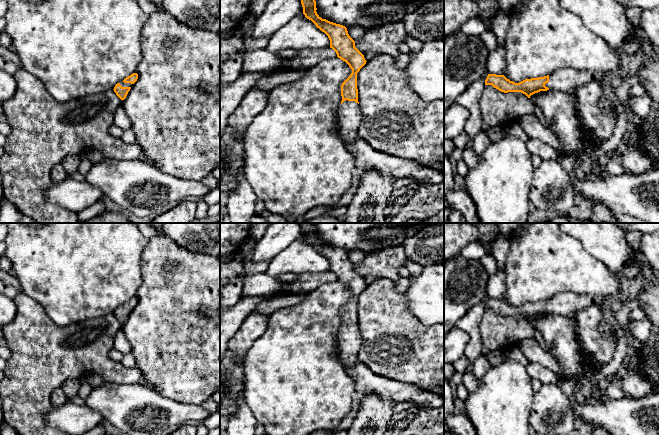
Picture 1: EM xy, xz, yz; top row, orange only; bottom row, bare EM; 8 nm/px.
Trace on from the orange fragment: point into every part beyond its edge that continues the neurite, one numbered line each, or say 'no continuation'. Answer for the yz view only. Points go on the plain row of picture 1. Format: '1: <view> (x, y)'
1: yz (567, 303)

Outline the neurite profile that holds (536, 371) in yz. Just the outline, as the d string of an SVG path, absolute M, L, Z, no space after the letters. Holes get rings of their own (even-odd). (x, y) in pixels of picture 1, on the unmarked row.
M532 362L528 363L528 374L532 380L538 380L542 384L556 384L559 385L561 379L553 371L545 368L543 365Z

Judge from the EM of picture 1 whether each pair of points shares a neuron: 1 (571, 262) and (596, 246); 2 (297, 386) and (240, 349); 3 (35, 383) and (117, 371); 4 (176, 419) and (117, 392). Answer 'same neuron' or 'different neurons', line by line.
1: different neurons
2: different neurons
3: same neuron
4: same neuron

